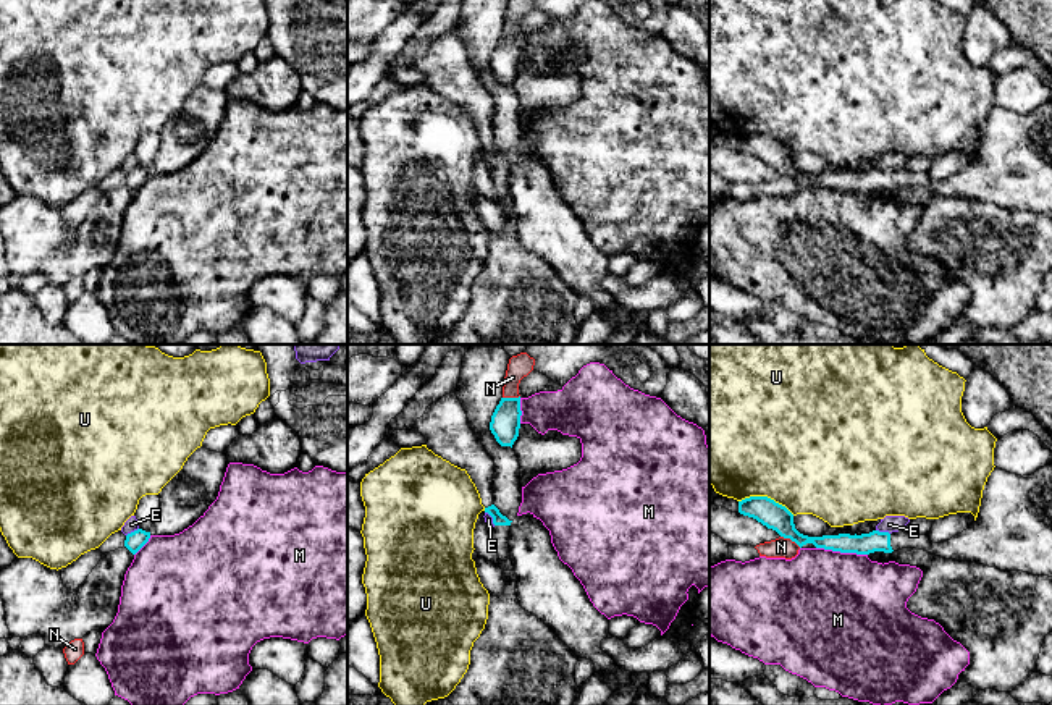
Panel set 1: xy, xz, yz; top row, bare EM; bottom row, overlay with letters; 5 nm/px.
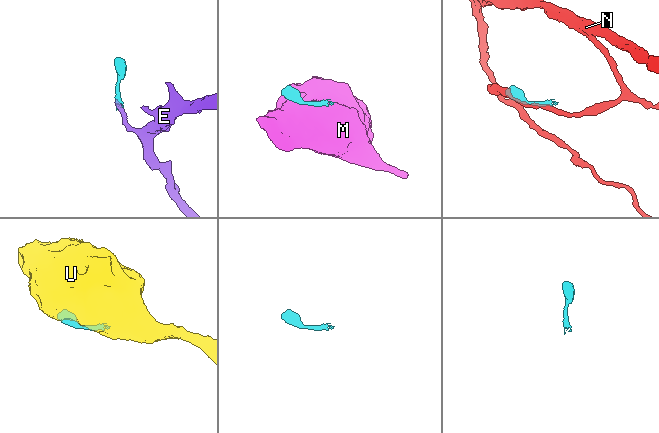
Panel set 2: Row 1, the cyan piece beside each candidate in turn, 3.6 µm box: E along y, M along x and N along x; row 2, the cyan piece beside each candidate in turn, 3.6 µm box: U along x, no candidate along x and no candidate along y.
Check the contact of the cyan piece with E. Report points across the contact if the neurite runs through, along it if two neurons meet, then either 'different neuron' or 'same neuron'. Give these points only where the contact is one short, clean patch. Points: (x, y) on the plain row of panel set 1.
border yz (876, 167), (889, 172); different neuron

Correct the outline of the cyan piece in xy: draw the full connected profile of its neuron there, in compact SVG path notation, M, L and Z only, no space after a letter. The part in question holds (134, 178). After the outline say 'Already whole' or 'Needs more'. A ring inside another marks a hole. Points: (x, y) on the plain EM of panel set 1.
M137 167L126 173L124 184L136 192L150 176L150 170Z. Already whole

